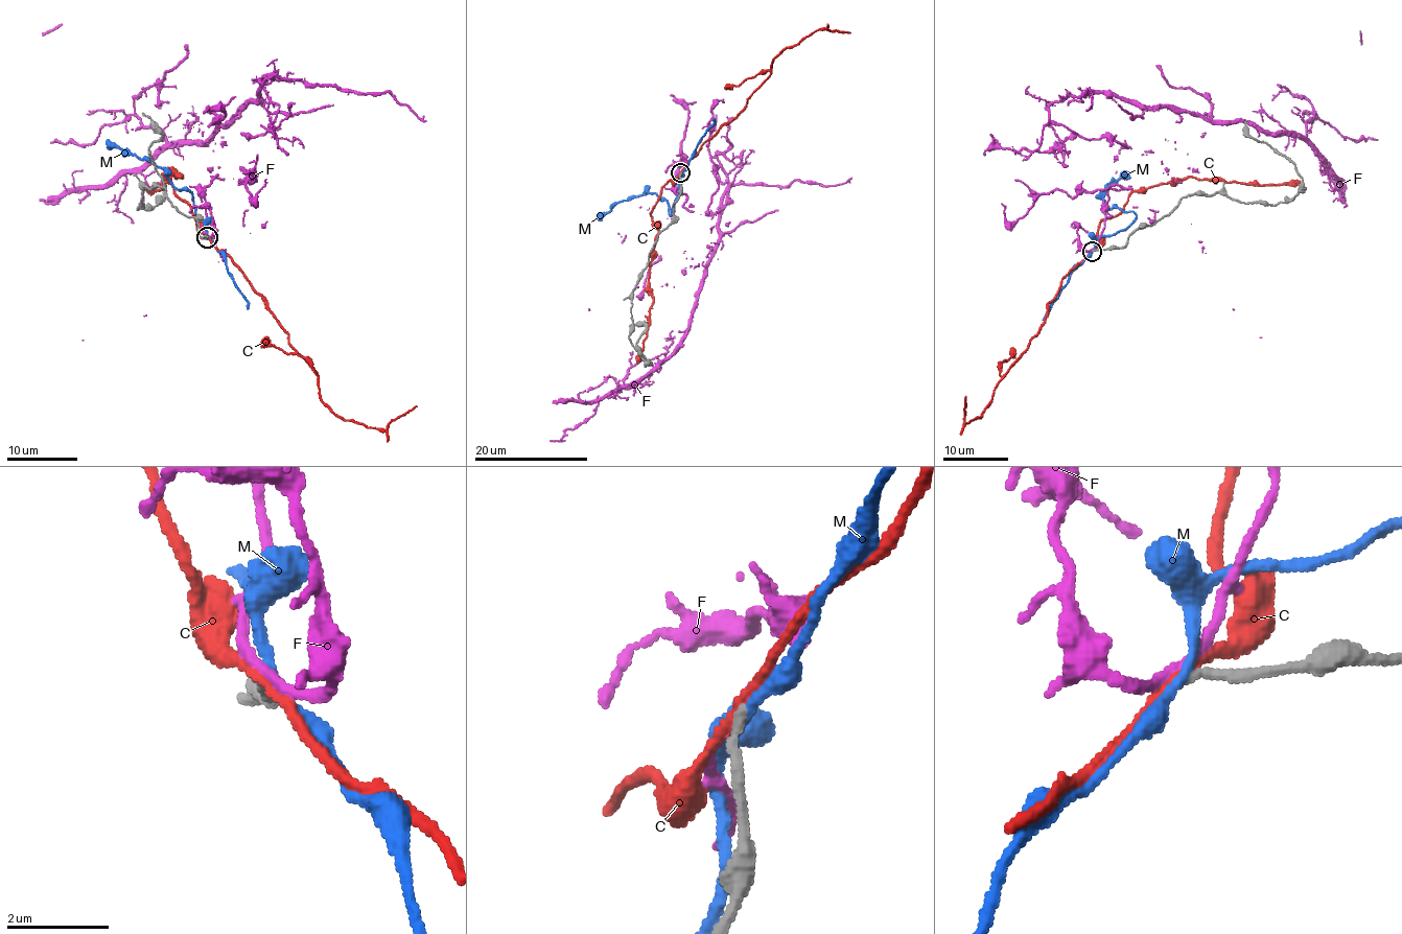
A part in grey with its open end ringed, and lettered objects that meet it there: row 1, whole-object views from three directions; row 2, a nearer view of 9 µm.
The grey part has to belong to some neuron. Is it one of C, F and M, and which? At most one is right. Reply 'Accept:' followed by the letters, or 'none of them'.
Accept: none of them

